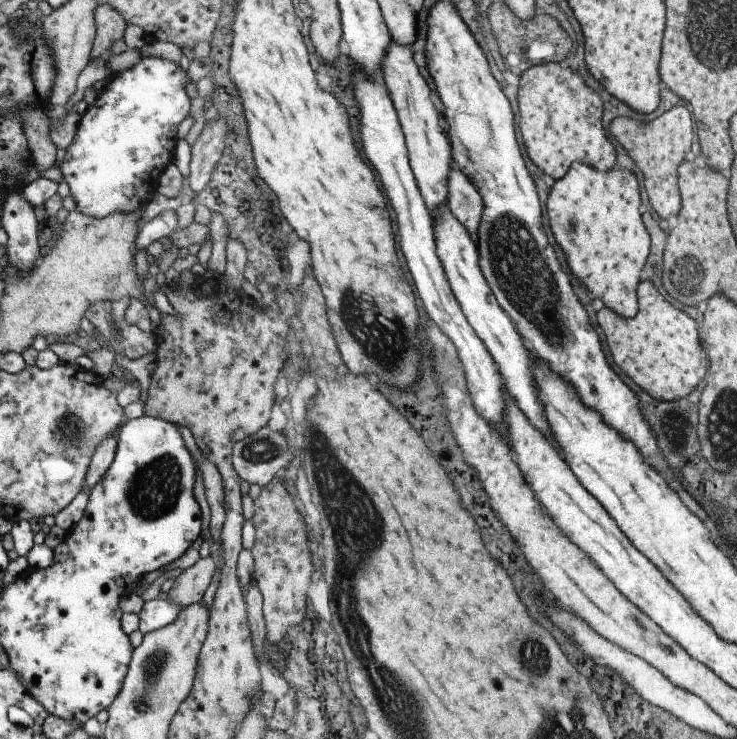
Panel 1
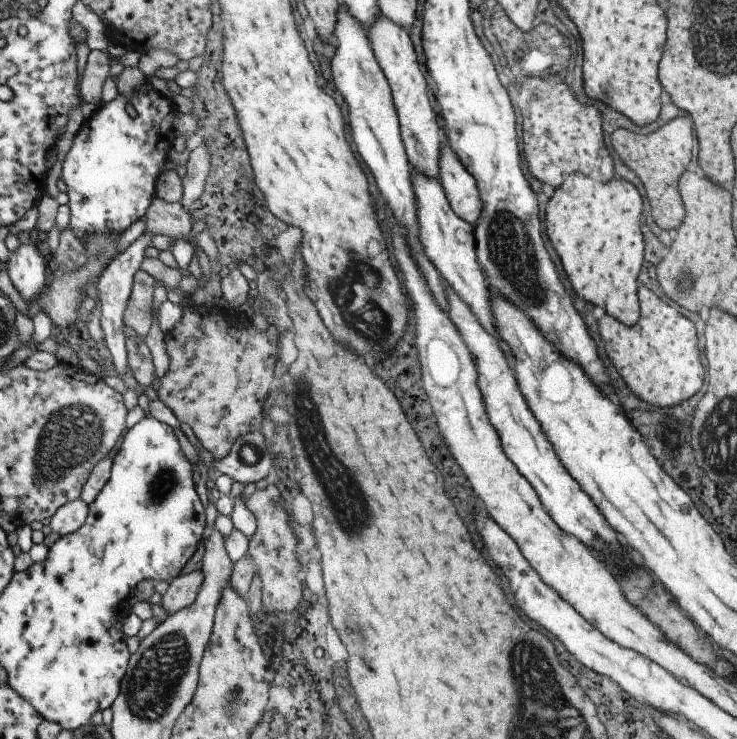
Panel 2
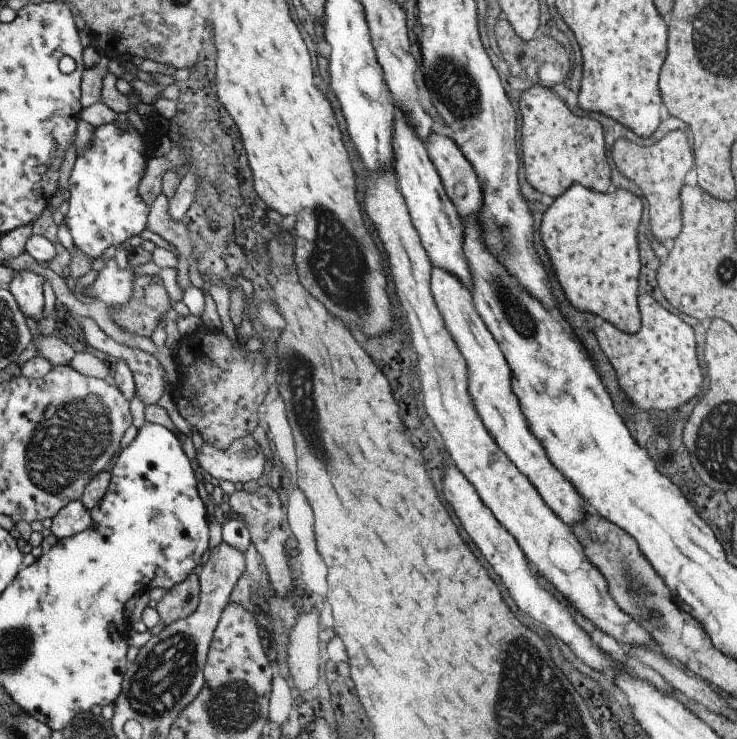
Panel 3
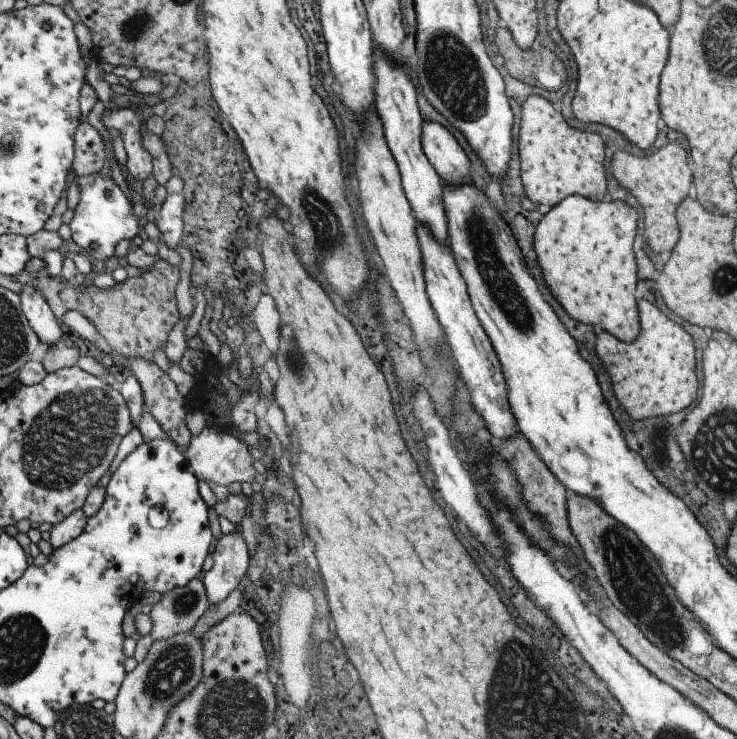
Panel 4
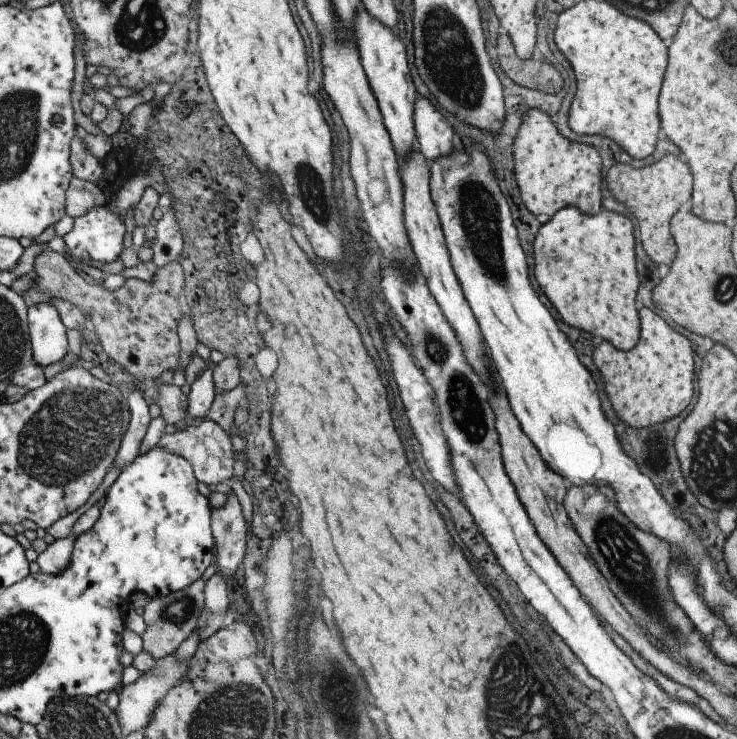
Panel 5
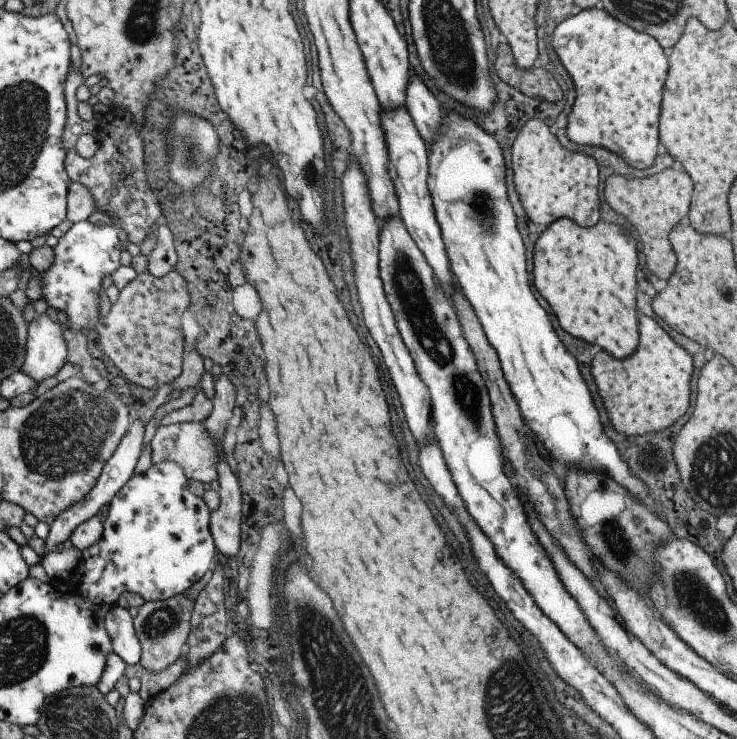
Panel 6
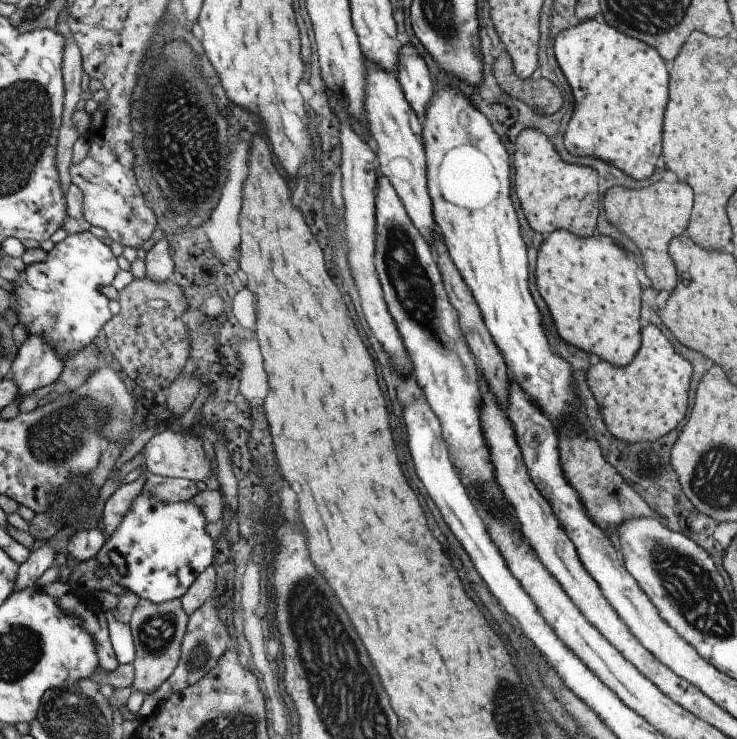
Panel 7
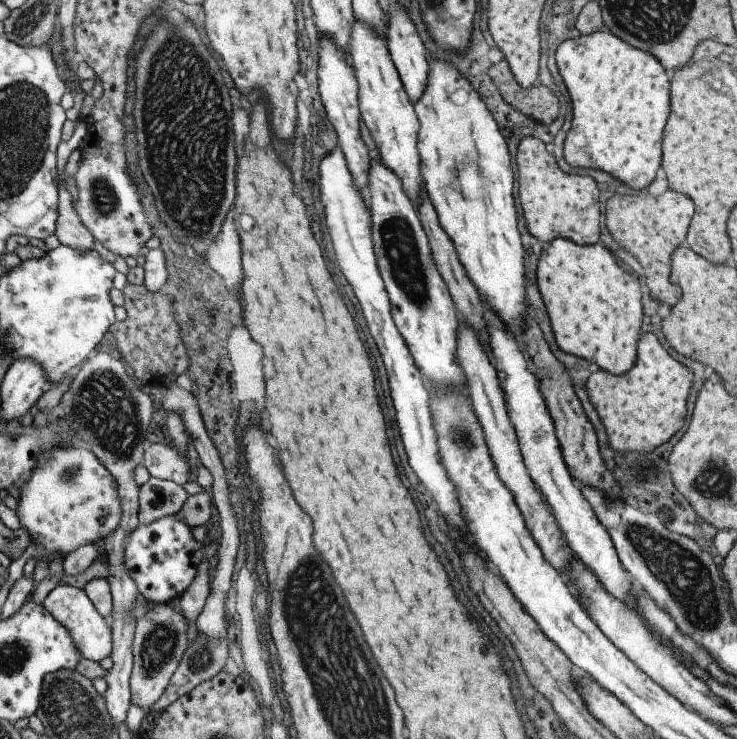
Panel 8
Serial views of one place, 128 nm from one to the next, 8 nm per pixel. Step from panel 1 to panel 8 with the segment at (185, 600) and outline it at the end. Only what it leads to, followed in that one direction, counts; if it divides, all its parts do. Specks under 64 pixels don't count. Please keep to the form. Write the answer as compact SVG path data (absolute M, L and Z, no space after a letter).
M167 603L154 604L149 611L143 612L136 618L134 636L132 637L132 668L128 686L130 689L130 704L135 704L135 706L141 708L144 714L147 714L145 711L149 711L159 700L160 694L163 694L168 685L168 680L181 660L183 651L188 647L185 637L186 630L187 624L183 616L175 612L173 606Z

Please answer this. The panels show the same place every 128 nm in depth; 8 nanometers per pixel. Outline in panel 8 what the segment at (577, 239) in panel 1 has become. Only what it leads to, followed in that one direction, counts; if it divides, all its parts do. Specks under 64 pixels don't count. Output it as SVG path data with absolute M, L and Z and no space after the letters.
M553 239L541 252L535 274L536 287L543 298L545 312L549 314L556 345L567 354L593 360L601 370L609 374L625 374L635 362L642 323L639 277L631 272L631 268L611 256L599 242L582 247L567 239Z

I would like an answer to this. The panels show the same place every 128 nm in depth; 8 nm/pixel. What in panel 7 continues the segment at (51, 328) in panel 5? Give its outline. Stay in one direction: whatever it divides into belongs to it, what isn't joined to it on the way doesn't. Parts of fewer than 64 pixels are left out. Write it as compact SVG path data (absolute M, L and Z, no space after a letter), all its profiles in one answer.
M28 334L17 349L7 378L17 384L19 395L24 399L26 395L35 393L37 388L55 384L63 368L63 360L43 336Z

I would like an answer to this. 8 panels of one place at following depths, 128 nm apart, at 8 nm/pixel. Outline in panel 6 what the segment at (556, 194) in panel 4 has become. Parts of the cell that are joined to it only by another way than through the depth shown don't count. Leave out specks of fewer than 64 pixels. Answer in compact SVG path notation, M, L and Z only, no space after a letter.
M527 120L515 136L511 169L519 202L533 224L548 226L559 218L569 218L577 226L588 228L599 221L598 163L587 154L565 150L543 120Z

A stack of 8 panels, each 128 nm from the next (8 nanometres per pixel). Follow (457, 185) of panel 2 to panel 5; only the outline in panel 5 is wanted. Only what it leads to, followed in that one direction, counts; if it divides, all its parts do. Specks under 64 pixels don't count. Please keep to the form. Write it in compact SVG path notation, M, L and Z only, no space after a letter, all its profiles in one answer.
M426 98L414 100L412 123L416 148L427 162L447 156L453 150L456 138L451 125Z

